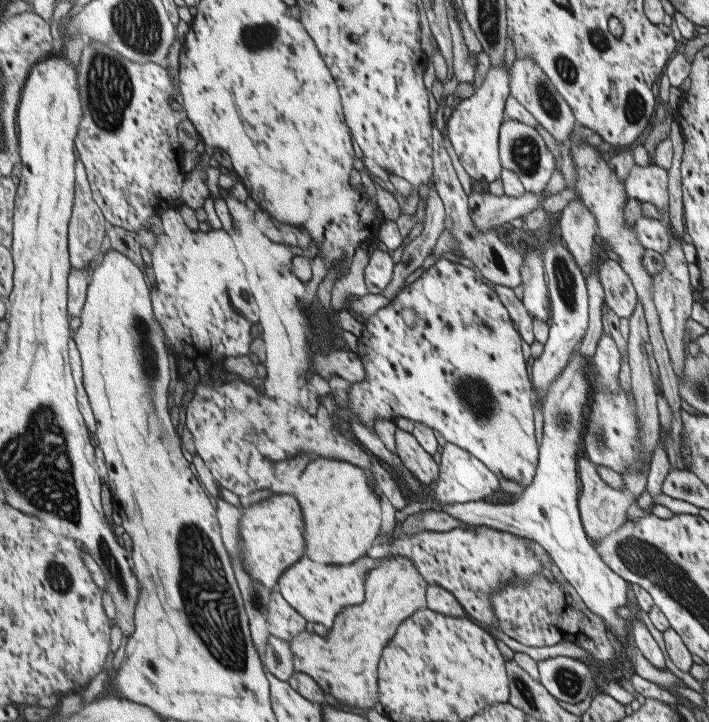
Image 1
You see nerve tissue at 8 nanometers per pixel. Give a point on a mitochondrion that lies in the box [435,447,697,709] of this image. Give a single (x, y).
(568, 680)

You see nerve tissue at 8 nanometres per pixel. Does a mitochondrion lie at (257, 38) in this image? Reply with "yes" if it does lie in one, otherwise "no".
yes

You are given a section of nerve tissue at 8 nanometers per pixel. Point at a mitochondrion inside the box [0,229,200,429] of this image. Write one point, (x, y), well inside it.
(147, 361)

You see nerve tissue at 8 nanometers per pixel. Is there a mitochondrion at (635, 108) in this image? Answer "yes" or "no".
yes

